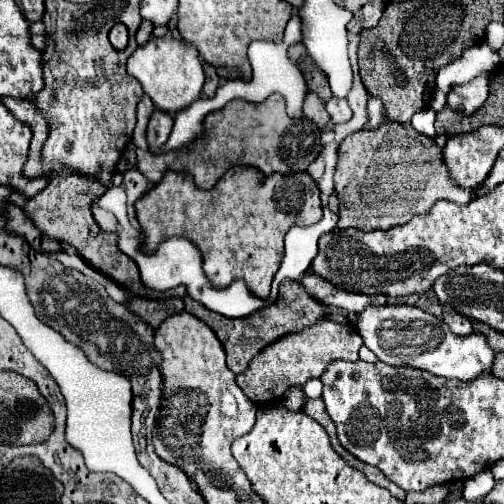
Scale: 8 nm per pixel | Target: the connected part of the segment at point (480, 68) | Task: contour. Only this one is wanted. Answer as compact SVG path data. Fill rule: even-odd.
M488 44L472 46L472 50L466 50L456 62L448 64L440 74L436 76L436 92L430 100L432 110L442 110L446 106L448 90L456 84L466 84L472 78L492 72L498 66L498 54L488 48Z

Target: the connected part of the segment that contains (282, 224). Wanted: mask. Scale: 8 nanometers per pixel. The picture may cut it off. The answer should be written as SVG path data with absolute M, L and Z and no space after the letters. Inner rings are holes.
M232 166L232 170L228 168L226 174L210 190L200 190L194 178L190 178L190 174L168 172L150 192L146 192L140 200L136 200L134 208L136 208L136 218L140 222L142 236L146 230L146 240L142 242L144 252L156 250L160 240L168 236L182 236L202 252L202 260L204 260L202 270L212 286L228 288L232 282L242 280L246 282L248 290L258 298L268 298L270 294L272 278L280 268L284 256L284 234L288 232L288 228L312 226L322 218L320 190L316 182L308 176L308 172L296 172L290 176L264 174L252 166ZM150 200L154 200L156 206L150 206Z

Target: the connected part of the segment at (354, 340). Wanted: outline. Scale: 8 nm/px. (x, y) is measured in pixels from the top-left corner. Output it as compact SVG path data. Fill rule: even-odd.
M320 320L314 326L304 328L302 332L292 332L276 342L268 344L256 358L250 360L246 372L236 376L242 392L256 404L280 402L284 392L290 386L304 386L308 378L320 378L330 360L358 360L358 350L362 346L362 338L358 332L344 324L336 324L330 320Z

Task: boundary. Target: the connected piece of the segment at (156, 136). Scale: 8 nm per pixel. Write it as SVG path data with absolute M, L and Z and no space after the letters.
M154 110L150 124L148 124L148 144L150 148L162 148L168 140L168 134L172 130L172 114L162 112L162 110Z

